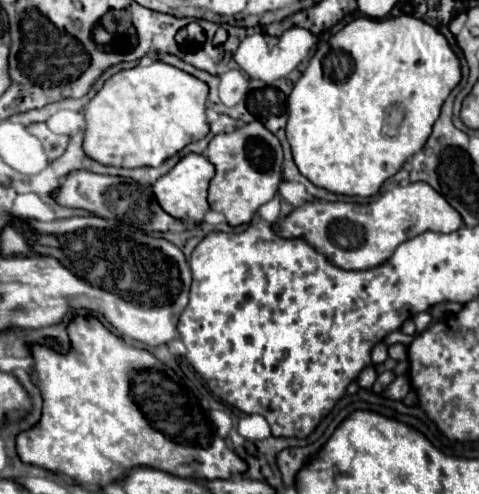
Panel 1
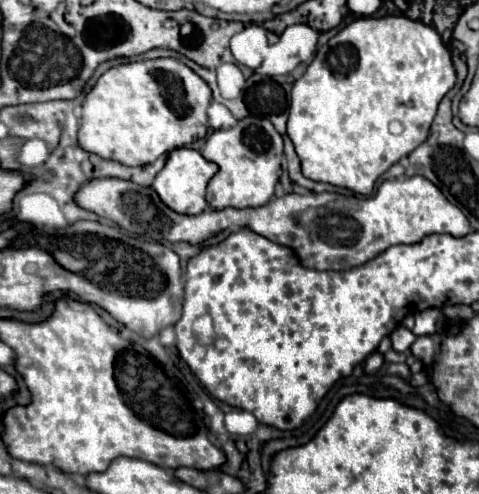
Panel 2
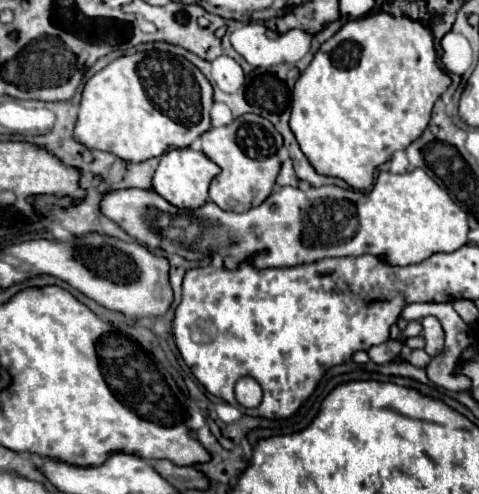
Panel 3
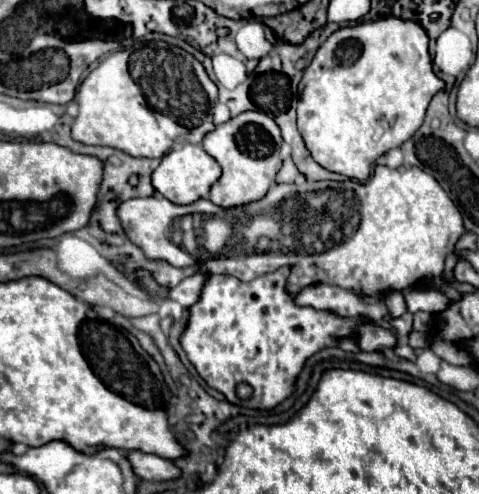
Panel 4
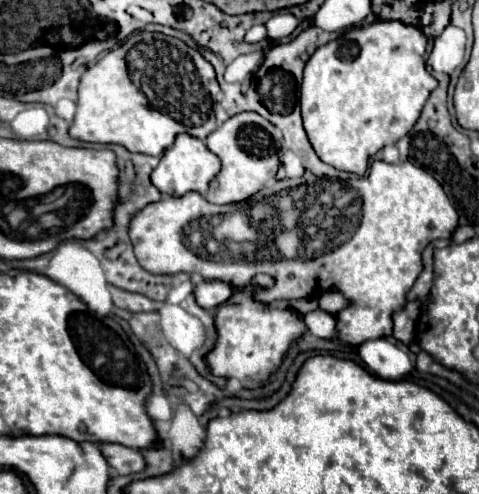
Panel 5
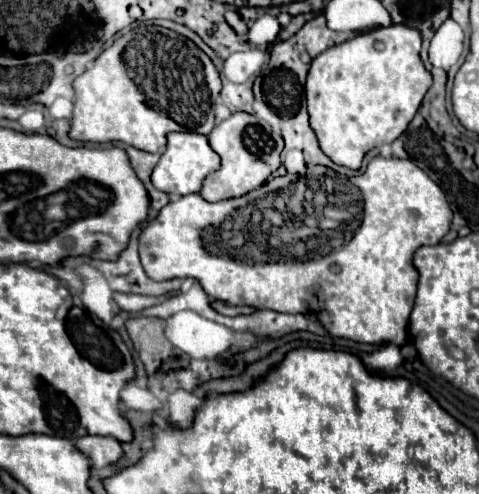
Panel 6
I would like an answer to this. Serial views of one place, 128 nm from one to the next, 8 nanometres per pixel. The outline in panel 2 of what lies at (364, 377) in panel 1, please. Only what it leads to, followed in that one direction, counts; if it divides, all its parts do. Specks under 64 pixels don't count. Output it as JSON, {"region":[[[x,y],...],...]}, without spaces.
{"region":[[[374,352],[372,356],[368,356],[368,360],[364,362],[364,372],[366,374],[374,374],[374,372],[378,372],[380,370],[380,366],[384,364],[384,358],[382,358],[382,354],[380,352]]]}

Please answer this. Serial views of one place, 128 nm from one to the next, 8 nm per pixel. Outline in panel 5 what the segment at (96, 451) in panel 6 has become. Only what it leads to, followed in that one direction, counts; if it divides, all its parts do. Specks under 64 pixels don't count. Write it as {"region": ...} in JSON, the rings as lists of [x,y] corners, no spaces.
{"region":[[[102,444],[100,448],[102,448],[102,452],[104,452],[114,474],[122,474],[122,476],[138,474],[146,468],[146,460],[140,454],[140,450],[126,448],[120,444]]]}

